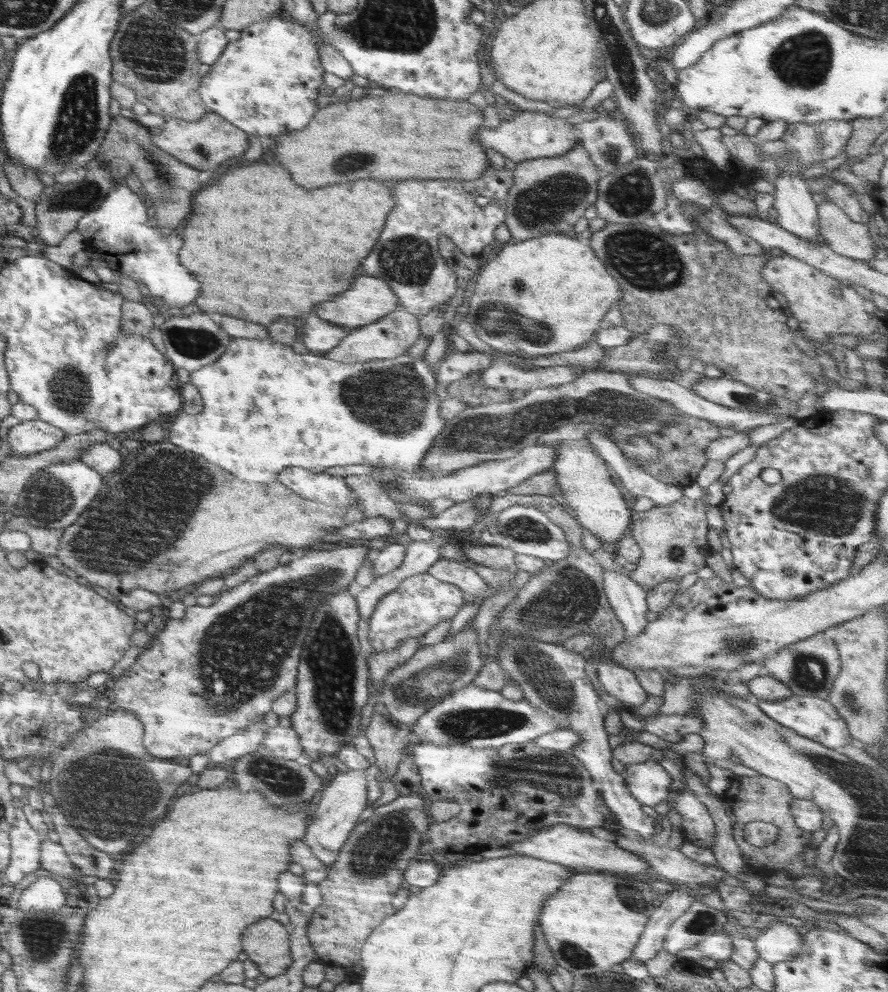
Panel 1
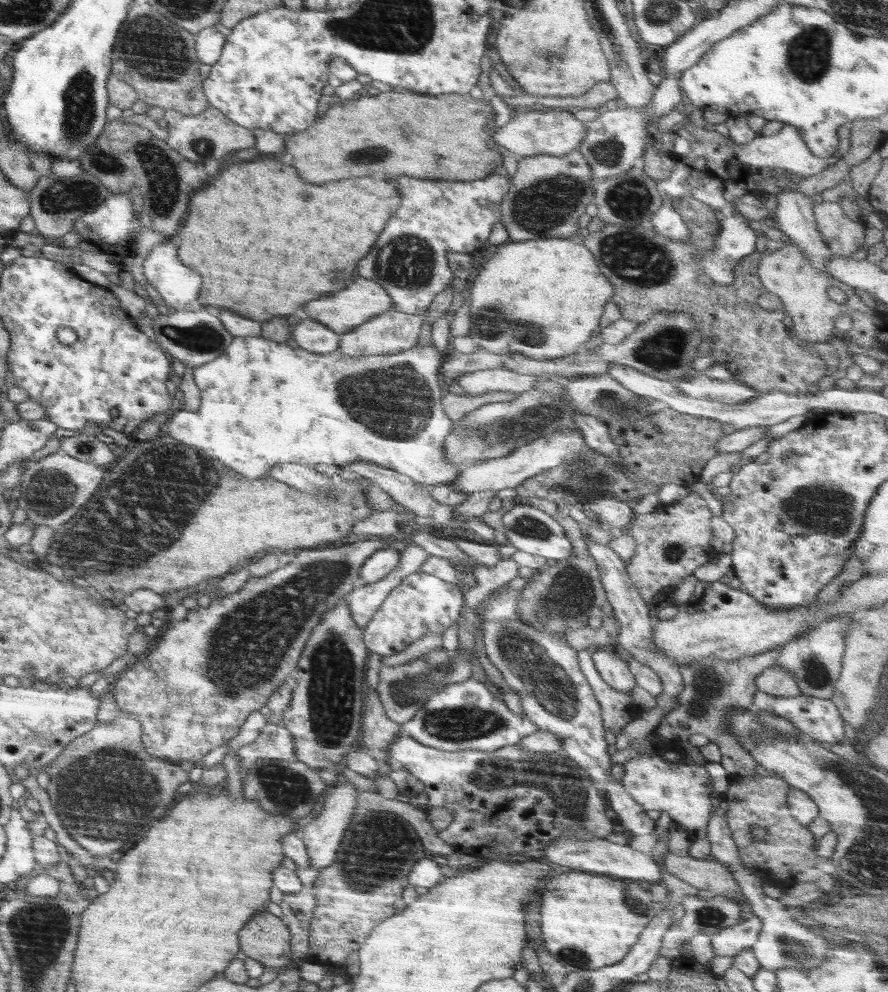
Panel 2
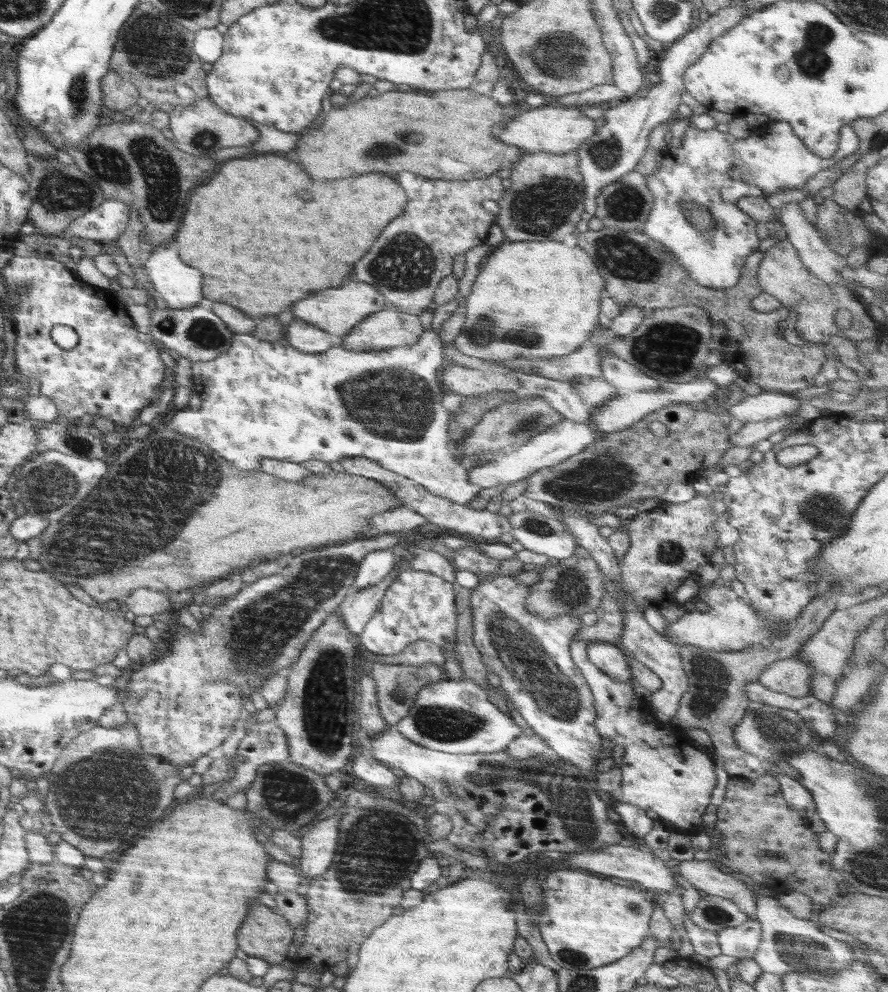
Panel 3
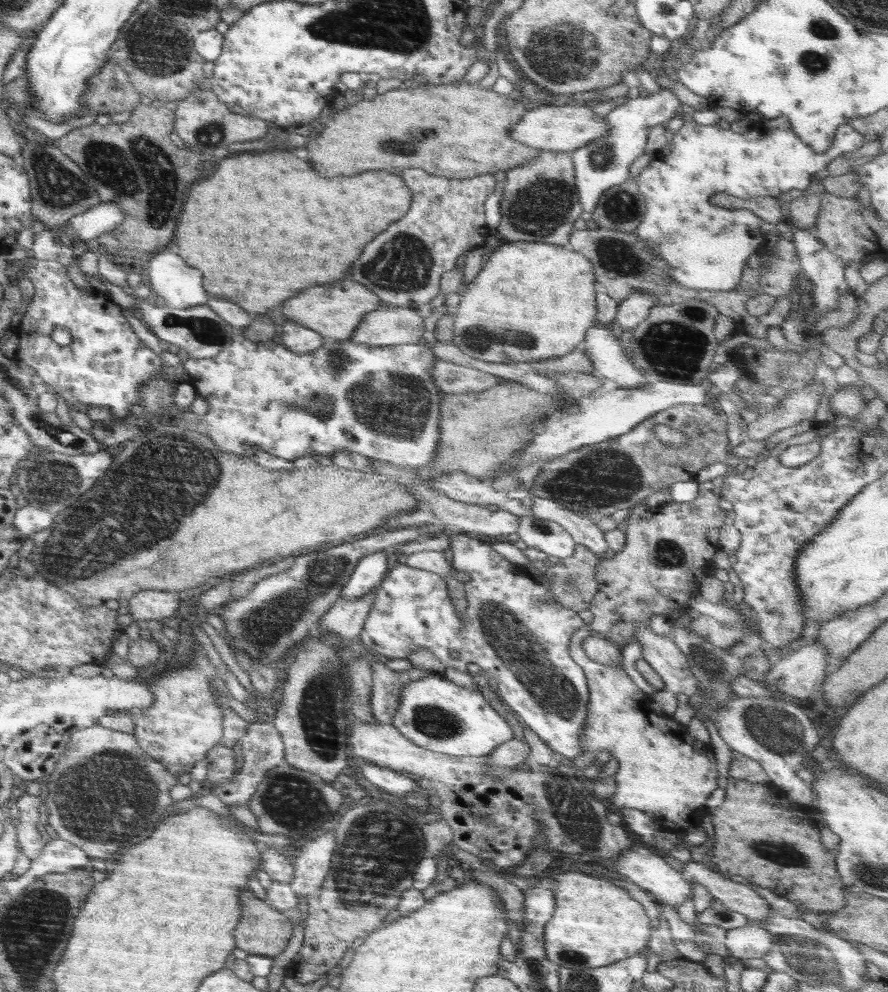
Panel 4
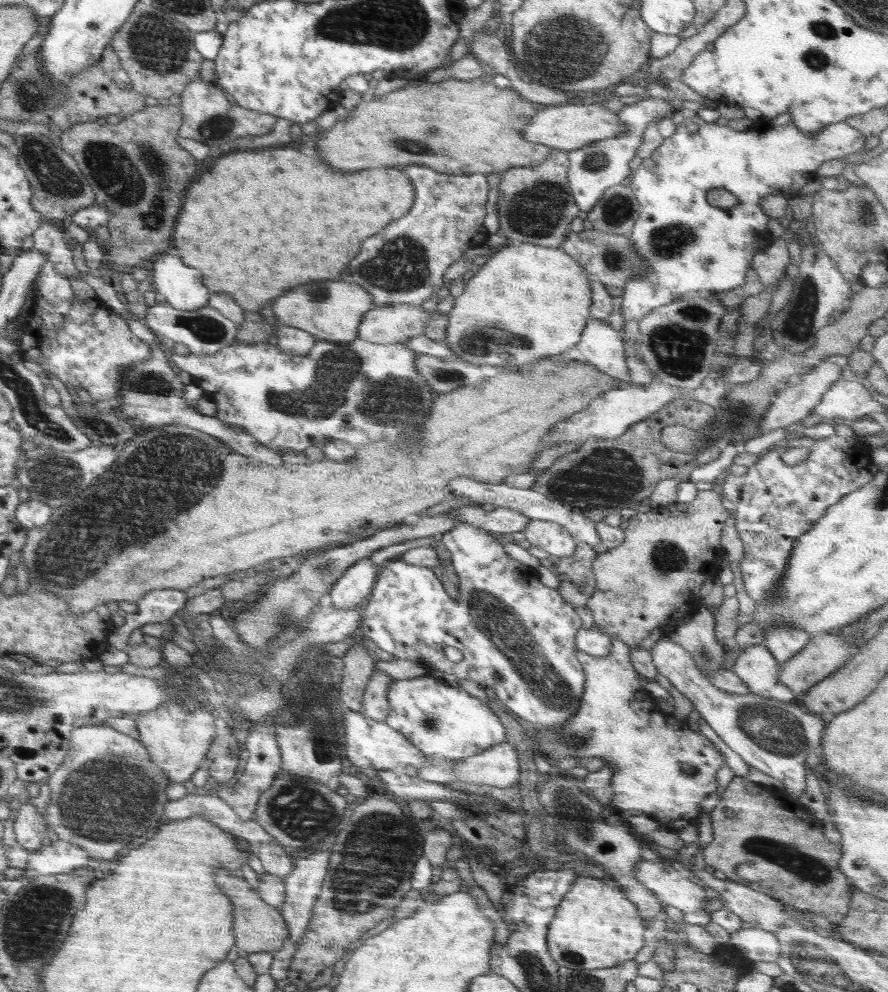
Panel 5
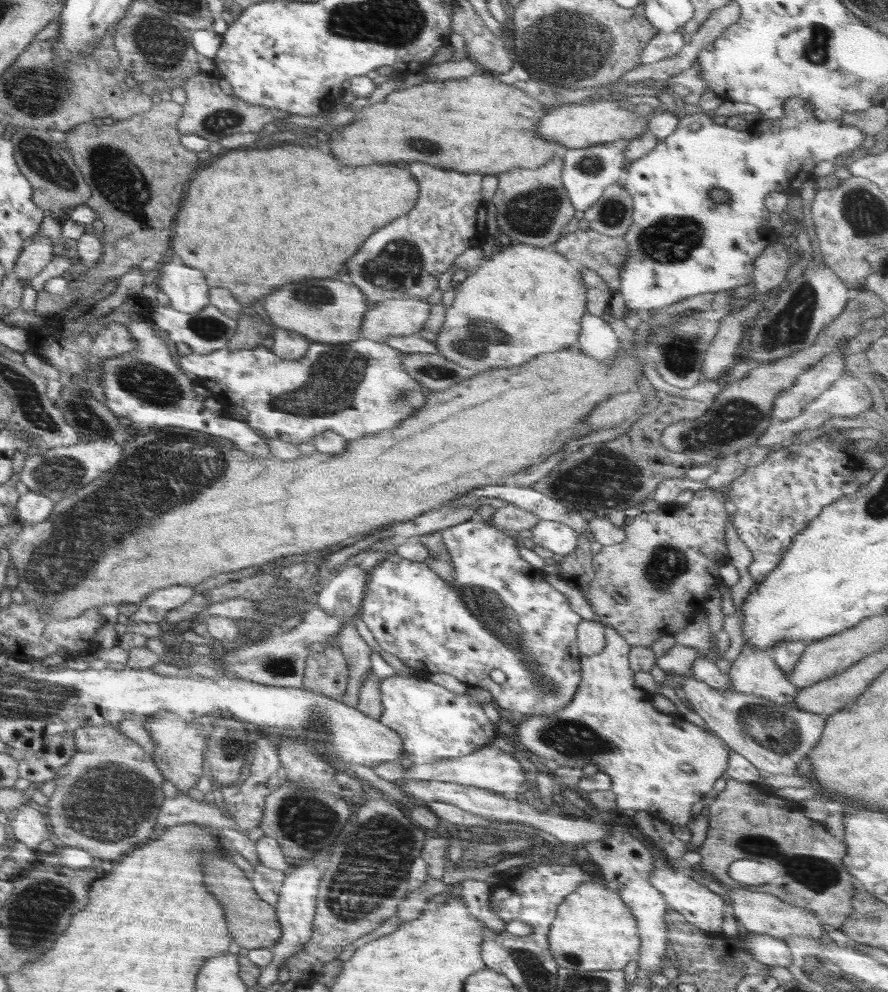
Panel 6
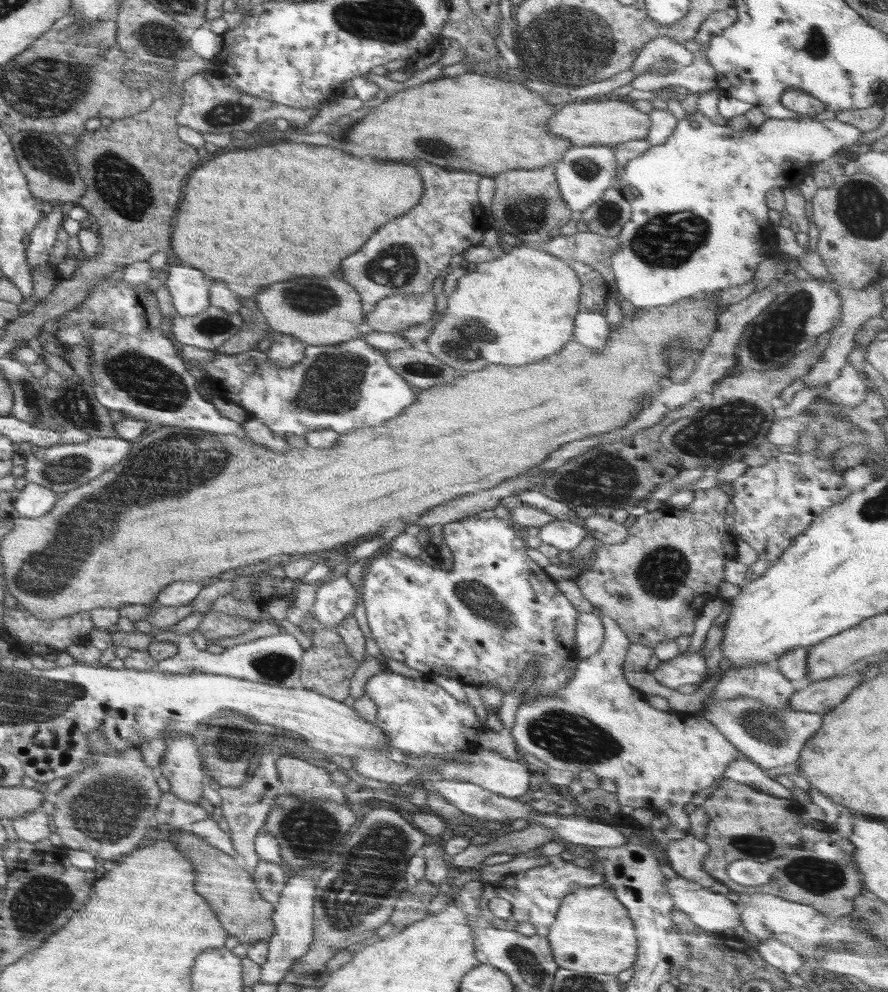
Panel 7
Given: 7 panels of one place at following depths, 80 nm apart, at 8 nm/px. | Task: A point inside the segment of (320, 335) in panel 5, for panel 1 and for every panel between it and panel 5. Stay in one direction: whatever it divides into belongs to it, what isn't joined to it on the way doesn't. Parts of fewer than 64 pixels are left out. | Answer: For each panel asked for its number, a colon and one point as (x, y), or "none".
1: (370, 299)
2: (347, 309)
3: (337, 311)
4: (334, 311)

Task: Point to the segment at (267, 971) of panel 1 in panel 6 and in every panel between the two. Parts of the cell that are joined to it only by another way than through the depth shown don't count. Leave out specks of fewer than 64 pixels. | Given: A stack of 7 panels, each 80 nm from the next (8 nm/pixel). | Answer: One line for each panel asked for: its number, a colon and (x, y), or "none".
2: (265, 938)
3: (265, 934)
4: (262, 929)
5: (257, 927)
6: (253, 924)

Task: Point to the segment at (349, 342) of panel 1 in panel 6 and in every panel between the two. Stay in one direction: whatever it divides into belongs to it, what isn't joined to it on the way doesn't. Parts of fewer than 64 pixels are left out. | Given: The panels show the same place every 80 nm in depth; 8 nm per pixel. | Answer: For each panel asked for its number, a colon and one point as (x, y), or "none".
2: (387, 333)
3: (390, 327)
4: (389, 325)
5: (394, 323)
6: (406, 316)

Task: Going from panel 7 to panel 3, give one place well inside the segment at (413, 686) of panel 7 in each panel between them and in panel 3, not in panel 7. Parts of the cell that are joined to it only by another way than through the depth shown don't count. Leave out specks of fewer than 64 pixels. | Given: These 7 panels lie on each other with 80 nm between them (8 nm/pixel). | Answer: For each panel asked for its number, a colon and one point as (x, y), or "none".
3: (451, 716)
4: (434, 713)
5: (446, 723)
6: (434, 723)

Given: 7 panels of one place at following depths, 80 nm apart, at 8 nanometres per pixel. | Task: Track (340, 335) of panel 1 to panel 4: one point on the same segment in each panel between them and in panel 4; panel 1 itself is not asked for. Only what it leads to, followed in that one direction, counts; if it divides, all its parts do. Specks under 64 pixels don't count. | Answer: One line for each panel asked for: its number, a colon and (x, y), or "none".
2: (315, 337)
3: (307, 338)
4: (299, 339)

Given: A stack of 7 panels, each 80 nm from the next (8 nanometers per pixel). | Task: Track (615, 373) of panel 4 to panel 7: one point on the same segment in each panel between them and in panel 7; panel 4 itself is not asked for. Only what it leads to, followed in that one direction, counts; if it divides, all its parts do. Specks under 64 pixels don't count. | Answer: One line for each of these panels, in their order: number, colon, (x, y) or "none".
5: (600, 344)
6: (597, 339)
7: (590, 329)

